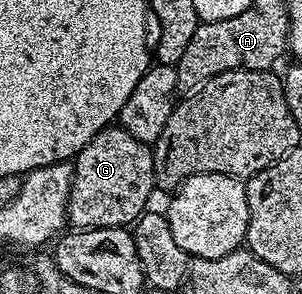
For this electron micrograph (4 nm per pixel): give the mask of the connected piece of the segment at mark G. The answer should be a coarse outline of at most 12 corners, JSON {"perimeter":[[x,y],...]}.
{"perimeter":[[103,127],[74,160],[68,223],[127,228],[156,190],[152,147]]}

